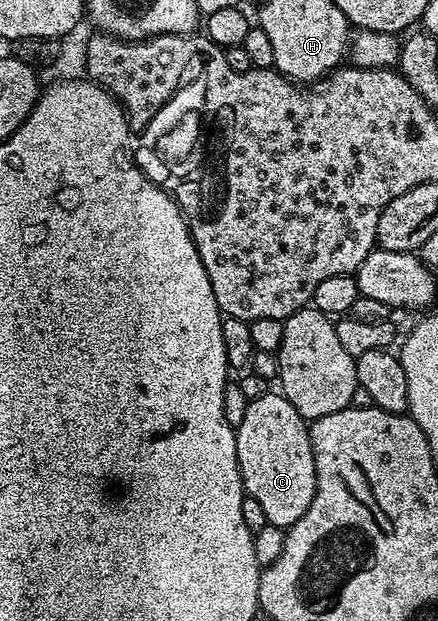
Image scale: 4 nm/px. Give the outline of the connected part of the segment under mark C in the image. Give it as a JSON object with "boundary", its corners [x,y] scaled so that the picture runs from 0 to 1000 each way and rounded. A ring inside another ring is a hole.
{"boundary":[[[612,633],[566,647],[559,673],[550,676],[550,684],[537,689],[537,715],[557,792],[573,797],[578,807],[594,810],[610,841],[648,852],[667,849],[701,824],[719,799],[719,738],[710,721],[703,676],[692,675],[687,665],[669,659],[669,652],[660,652],[648,636]]]}

